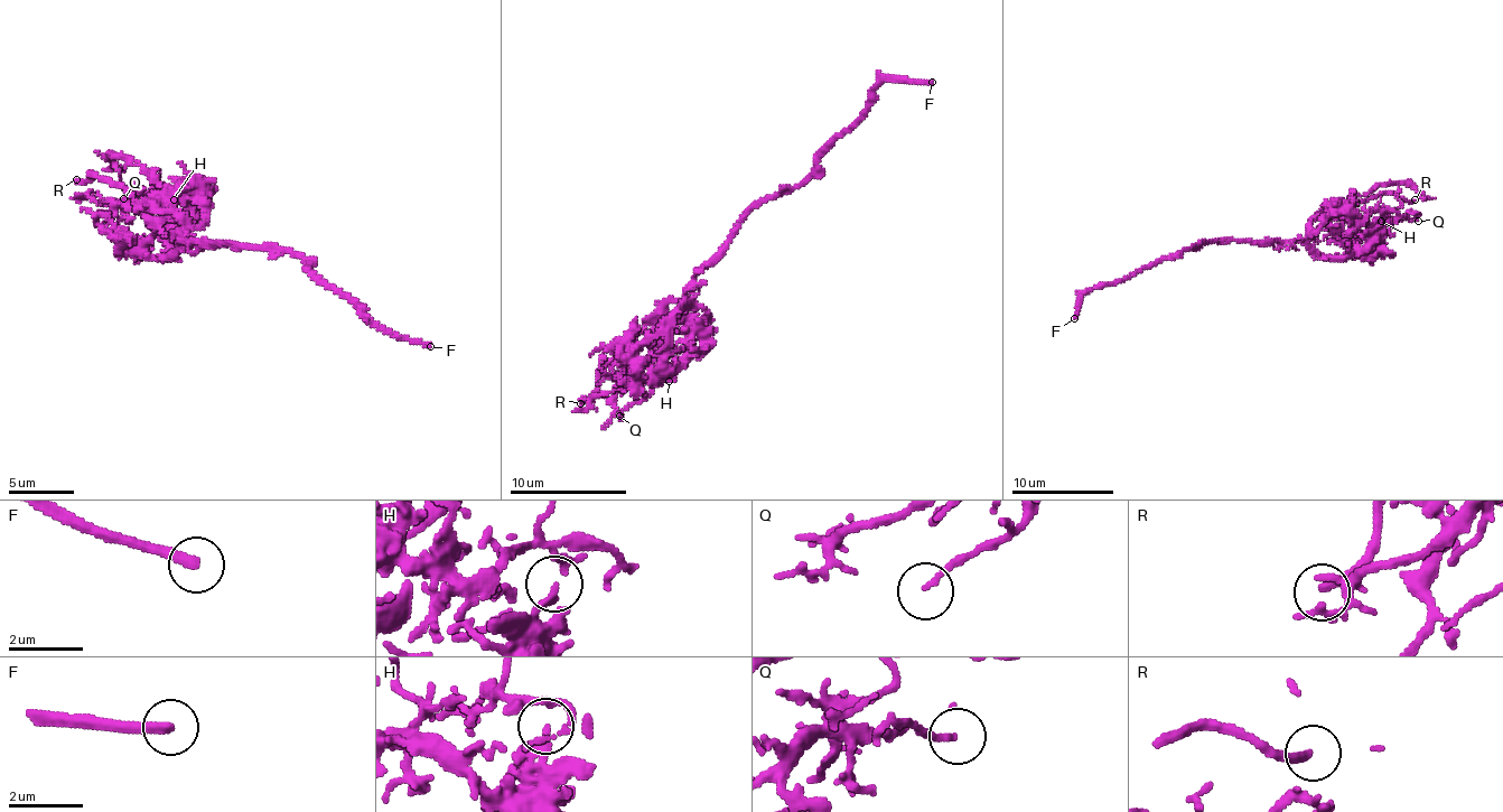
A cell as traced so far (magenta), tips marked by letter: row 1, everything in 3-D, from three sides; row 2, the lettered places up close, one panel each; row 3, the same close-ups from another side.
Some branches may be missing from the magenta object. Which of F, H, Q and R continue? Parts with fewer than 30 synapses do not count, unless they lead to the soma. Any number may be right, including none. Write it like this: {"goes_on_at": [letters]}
{"goes_on_at": ["R"]}

